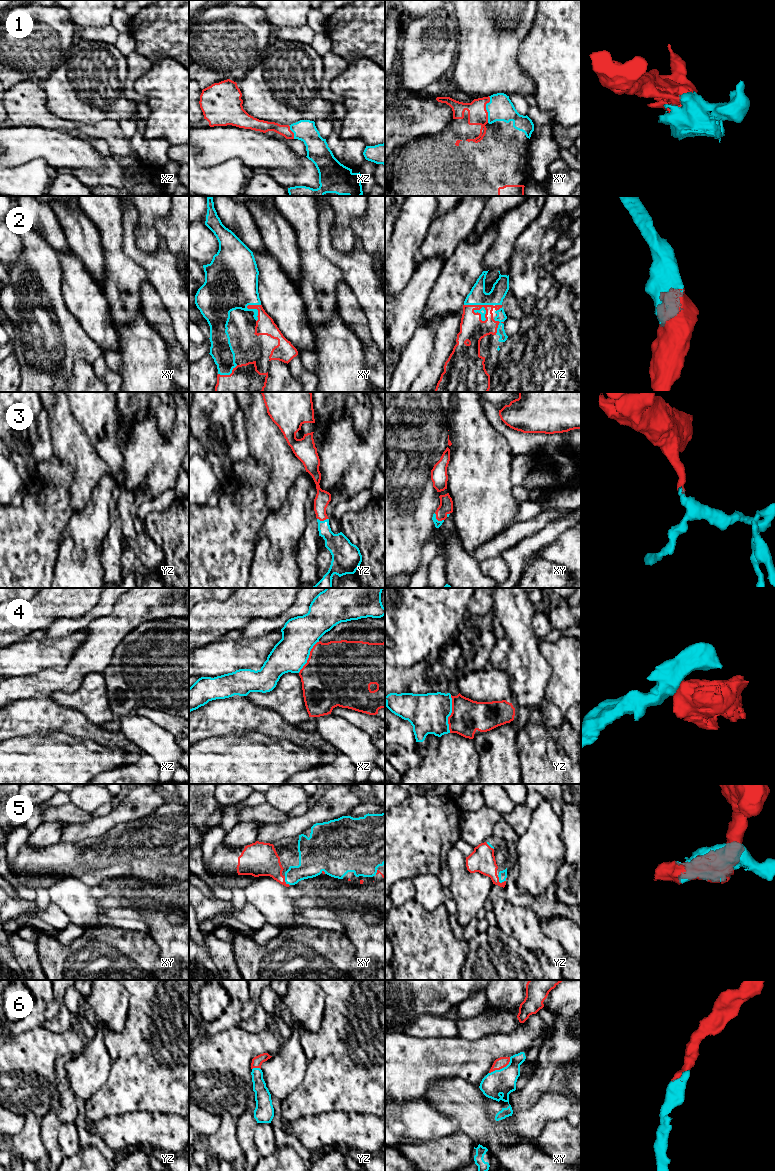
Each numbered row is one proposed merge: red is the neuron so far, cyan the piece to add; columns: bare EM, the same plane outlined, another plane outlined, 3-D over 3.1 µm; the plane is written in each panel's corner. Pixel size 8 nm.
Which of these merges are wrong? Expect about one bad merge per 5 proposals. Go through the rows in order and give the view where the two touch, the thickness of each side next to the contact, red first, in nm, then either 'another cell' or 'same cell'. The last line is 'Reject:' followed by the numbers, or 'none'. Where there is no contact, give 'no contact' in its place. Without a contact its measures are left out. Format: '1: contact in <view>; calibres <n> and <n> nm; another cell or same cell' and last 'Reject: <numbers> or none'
1: contact in xy; calibres 160 and 200 nm; same cell
2: contact in yz; calibres 200 and 60 nm; same cell
3: contact in xy; calibres 110 and 50 nm; same cell
4: contact in yz; calibres 260 and 320 nm; another cell
5: contact in yz; calibres 200 and 70 nm; same cell
6: contact in xy; calibres 90 and 200 nm; same cell
Reject: 4

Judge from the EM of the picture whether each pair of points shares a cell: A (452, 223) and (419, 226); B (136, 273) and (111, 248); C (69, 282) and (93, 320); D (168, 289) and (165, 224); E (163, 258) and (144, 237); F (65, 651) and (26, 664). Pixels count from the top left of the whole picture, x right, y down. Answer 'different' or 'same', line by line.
A: different
B: same
C: same
D: different
E: different
F: same

